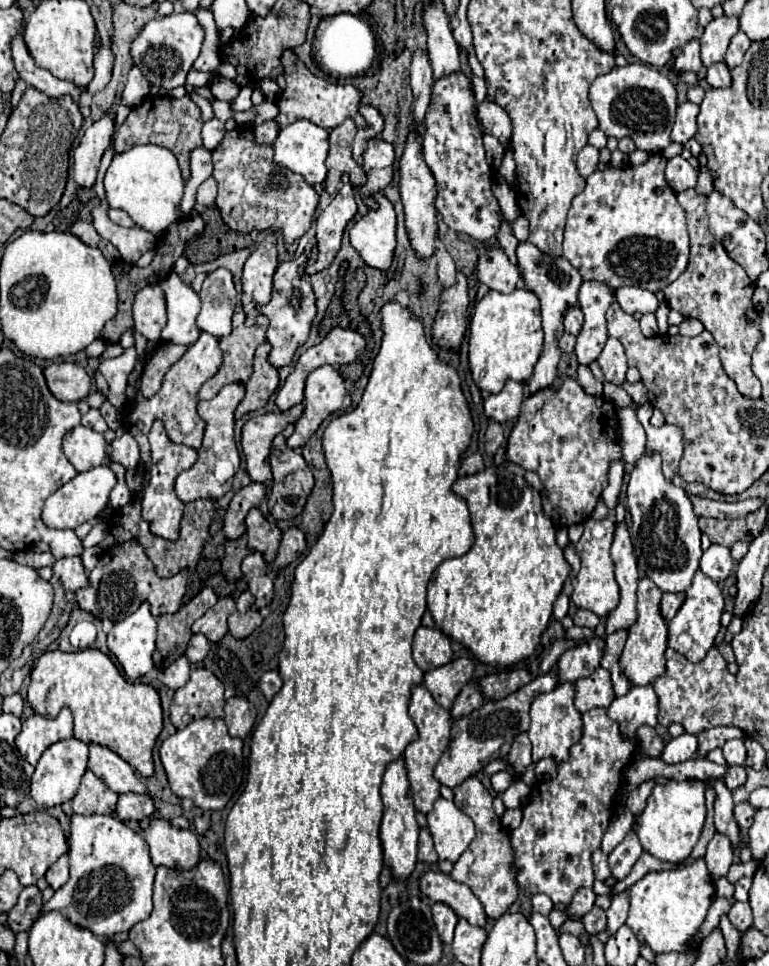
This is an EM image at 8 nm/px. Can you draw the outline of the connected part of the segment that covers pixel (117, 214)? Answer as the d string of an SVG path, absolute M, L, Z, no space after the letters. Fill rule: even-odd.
M110 210L108 216L110 216L112 222L116 222L116 224L120 224L120 226L126 226L126 228L134 228L134 226L136 226L134 220L132 220L124 210Z

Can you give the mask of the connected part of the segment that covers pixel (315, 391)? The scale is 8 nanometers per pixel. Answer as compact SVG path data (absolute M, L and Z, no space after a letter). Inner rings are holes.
M320 366L306 378L304 388L304 414L296 422L294 434L288 438L292 450L302 448L308 438L318 430L324 418L350 406L350 396L344 388L342 376L332 366Z

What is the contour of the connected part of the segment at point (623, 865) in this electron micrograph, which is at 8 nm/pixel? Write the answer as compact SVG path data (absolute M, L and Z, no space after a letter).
M634 826L634 830L630 830L630 832L626 834L626 838L624 838L624 840L612 850L612 854L608 856L612 876L618 878L618 880L626 878L640 854L642 854L642 846L640 846L640 842L638 842L636 826Z

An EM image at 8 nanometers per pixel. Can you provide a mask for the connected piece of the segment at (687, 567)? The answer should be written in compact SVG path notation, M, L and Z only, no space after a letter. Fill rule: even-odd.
M644 452L634 464L626 490L626 506L632 514L630 538L640 574L648 576L662 592L688 590L702 556L698 516L684 488L664 478L658 452Z

